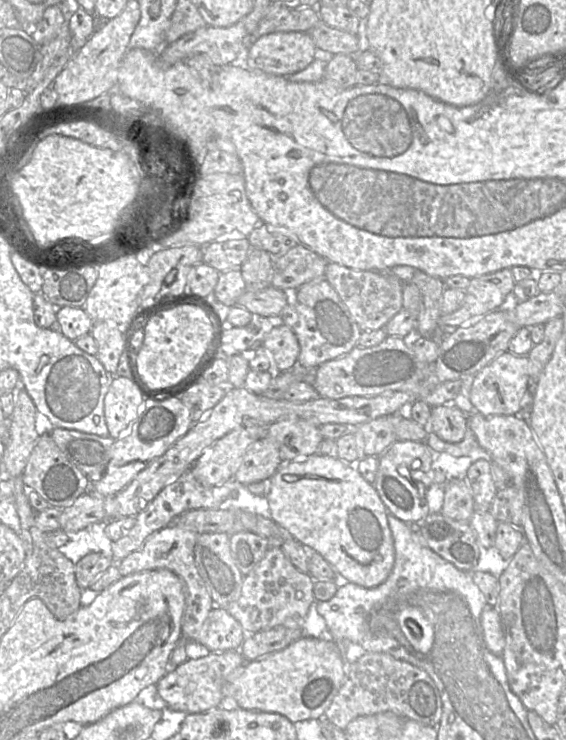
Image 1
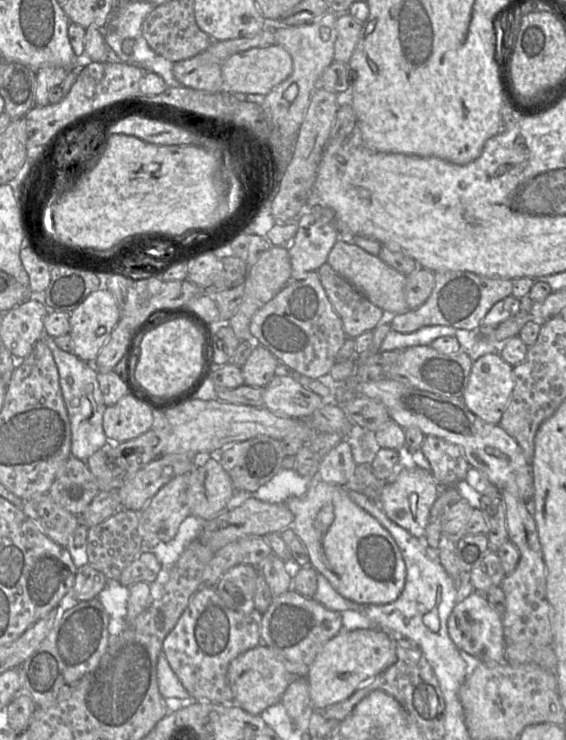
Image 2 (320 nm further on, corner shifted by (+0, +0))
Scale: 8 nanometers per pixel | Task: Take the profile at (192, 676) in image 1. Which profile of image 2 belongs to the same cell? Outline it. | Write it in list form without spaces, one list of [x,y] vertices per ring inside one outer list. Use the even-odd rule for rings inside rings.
[[[259,644],[237,656],[230,662],[227,671],[234,703],[248,713],[258,715],[269,706],[281,701],[292,678],[293,675],[286,669],[282,660],[265,644]]]

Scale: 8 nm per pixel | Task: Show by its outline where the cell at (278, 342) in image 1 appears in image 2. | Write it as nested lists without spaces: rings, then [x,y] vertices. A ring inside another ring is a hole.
[[[261,345],[253,349],[241,370],[244,384],[251,387],[265,387],[278,373],[292,371]]]

